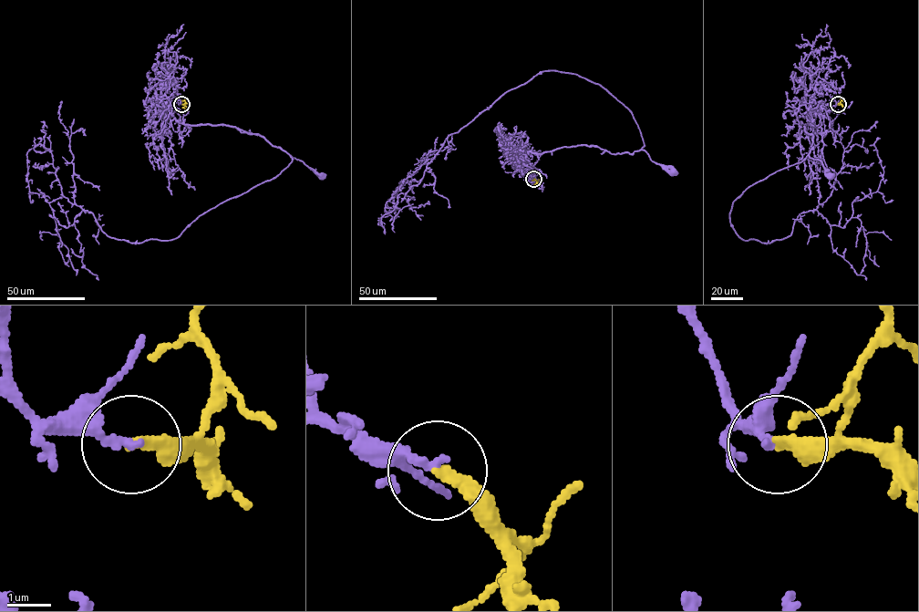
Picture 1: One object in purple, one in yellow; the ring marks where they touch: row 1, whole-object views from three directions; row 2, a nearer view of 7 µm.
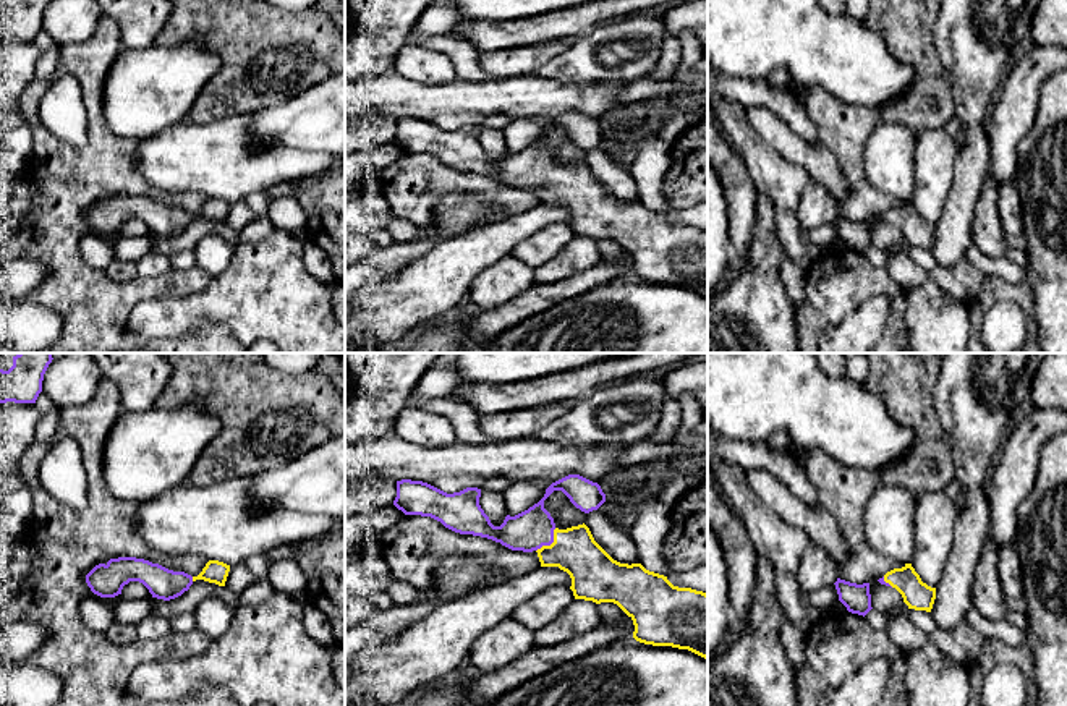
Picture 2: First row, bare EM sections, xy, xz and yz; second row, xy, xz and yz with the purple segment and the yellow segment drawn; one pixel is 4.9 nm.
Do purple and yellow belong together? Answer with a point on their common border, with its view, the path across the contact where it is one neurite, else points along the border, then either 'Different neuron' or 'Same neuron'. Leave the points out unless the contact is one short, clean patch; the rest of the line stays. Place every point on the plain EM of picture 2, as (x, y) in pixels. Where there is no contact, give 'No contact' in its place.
Touches purple at xz (551, 180). Path across: xz (533, 165), (551, 180), (572, 187), (591, 206). Same neuron

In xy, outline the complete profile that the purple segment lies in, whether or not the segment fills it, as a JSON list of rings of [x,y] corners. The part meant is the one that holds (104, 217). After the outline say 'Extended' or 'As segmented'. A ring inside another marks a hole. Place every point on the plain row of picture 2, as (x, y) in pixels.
[[[118,194],[96,202],[86,212],[86,220],[94,232],[115,235],[121,232],[125,222],[139,219],[149,227],[152,235],[170,238],[188,228],[196,217],[225,223],[228,209],[230,202],[219,198],[209,198],[198,214],[191,214],[144,196]]]. Extended

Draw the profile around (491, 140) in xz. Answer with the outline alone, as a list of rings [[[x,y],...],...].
[[[481,126],[479,142],[494,164],[500,164],[504,160],[507,146],[500,130]]]

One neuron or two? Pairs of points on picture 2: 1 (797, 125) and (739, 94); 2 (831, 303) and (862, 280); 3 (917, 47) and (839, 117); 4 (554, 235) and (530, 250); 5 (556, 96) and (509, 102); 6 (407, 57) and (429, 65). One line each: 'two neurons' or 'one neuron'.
1: one neuron
2: one neuron
3: two neurons
4: one neuron
5: one neuron
6: one neuron

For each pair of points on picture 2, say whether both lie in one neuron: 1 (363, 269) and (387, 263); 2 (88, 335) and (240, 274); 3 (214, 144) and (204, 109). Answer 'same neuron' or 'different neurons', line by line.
1: same neuron
2: different neurons
3: different neurons

